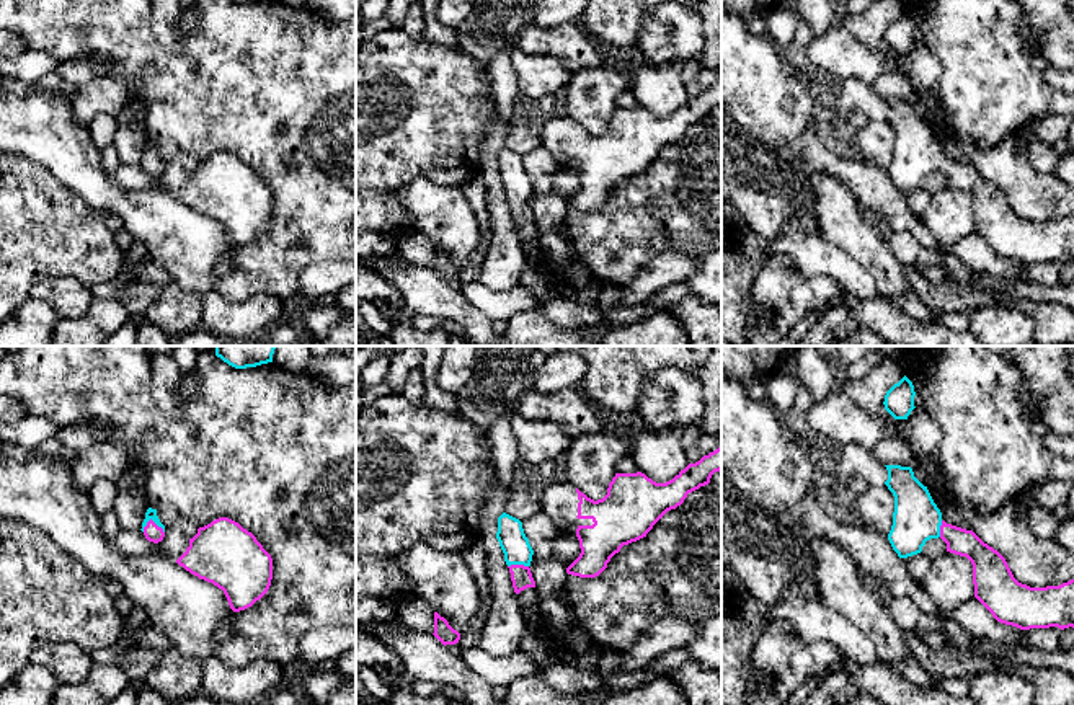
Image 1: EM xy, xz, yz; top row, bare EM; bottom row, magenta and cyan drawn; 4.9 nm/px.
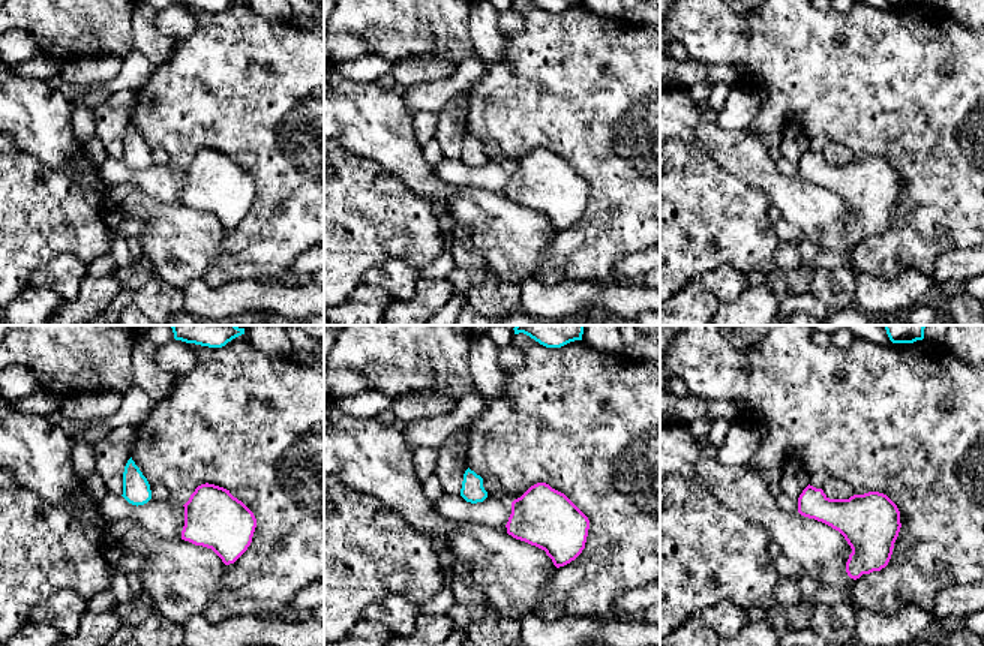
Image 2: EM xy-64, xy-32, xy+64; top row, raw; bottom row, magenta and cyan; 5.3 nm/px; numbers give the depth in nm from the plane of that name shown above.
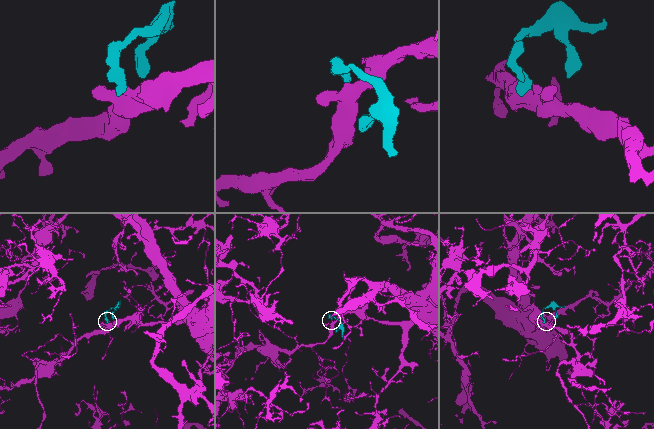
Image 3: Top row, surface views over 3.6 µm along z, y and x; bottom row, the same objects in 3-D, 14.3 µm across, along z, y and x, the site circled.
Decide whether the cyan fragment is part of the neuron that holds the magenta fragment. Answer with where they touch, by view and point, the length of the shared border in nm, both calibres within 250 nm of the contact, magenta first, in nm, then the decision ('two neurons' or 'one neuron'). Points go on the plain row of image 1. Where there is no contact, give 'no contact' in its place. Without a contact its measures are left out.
contact xy (152, 155); length 110 nm; calibres 90 and 50 nm; one neuron

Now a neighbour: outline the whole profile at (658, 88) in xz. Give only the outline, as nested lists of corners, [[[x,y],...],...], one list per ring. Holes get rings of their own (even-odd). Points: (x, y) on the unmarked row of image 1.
[[[679,60],[663,62],[659,65],[643,64],[632,75],[630,91],[638,106],[656,118],[666,118],[679,109],[689,100],[682,83],[684,64]]]

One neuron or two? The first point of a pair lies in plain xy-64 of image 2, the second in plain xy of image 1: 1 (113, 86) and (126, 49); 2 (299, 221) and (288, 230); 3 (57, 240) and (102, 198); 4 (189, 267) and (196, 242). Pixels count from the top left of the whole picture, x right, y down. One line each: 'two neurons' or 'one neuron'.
1: two neurons
2: one neuron
3: two neurons
4: one neuron

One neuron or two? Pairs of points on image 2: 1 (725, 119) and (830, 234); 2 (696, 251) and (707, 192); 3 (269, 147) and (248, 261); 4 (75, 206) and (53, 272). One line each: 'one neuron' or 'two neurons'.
1: two neurons
2: one neuron
3: one neuron
4: two neurons

